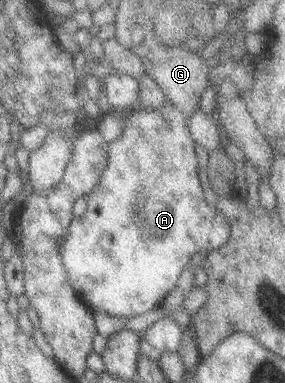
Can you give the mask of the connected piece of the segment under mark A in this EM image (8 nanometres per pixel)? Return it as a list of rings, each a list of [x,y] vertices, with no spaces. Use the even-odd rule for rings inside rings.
[[[165,104],[161,109],[143,109],[126,113],[127,117],[123,117],[122,121],[124,129],[114,141],[108,142],[107,162],[106,167],[100,172],[99,178],[90,191],[84,198],[86,200],[86,210],[80,217],[73,217],[68,225],[66,235],[61,241],[60,245],[60,260],[62,266],[66,270],[67,284],[75,291],[81,298],[81,301],[92,311],[98,313],[105,313],[110,317],[117,317],[118,319],[128,319],[133,316],[140,316],[146,311],[155,309],[163,297],[170,291],[175,291],[175,283],[179,279],[180,274],[188,266],[188,261],[194,253],[206,249],[207,251],[216,250],[226,243],[230,228],[228,228],[228,220],[226,217],[216,210],[216,207],[208,207],[206,204],[202,188],[200,188],[200,181],[198,180],[198,165],[195,156],[193,139],[188,135],[188,128],[186,127],[186,117],[179,111],[173,108],[173,105],[167,106]],[[122,235],[130,235],[134,237],[130,243],[122,243]]]

